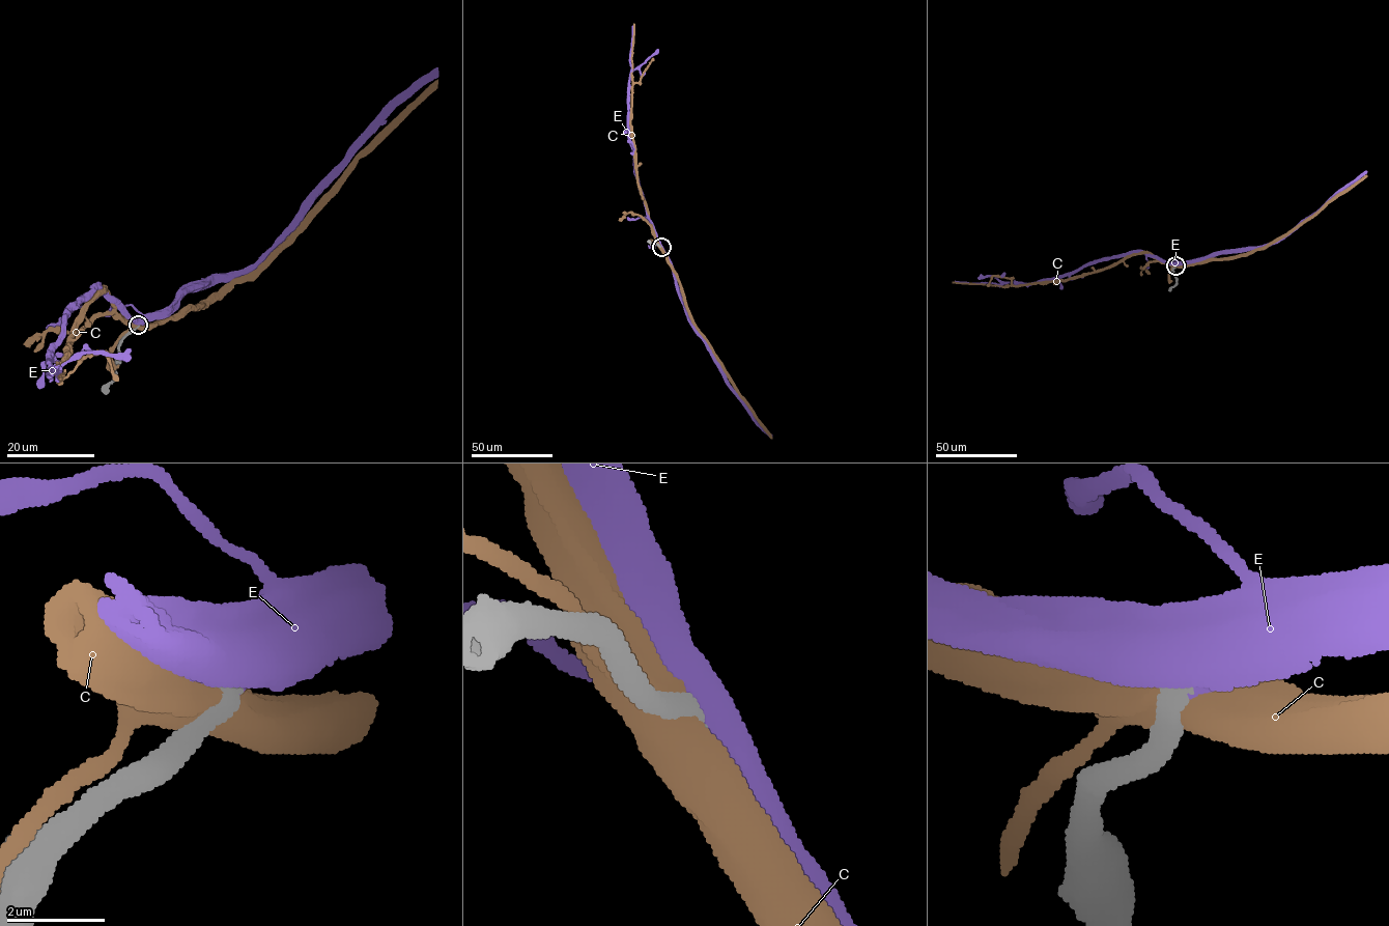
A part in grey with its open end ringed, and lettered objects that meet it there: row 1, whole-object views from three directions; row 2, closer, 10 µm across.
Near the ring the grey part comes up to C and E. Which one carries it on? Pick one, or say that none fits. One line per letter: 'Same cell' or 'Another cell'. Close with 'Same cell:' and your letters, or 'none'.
C: Another cell
E: Same cell
Same cell: E

